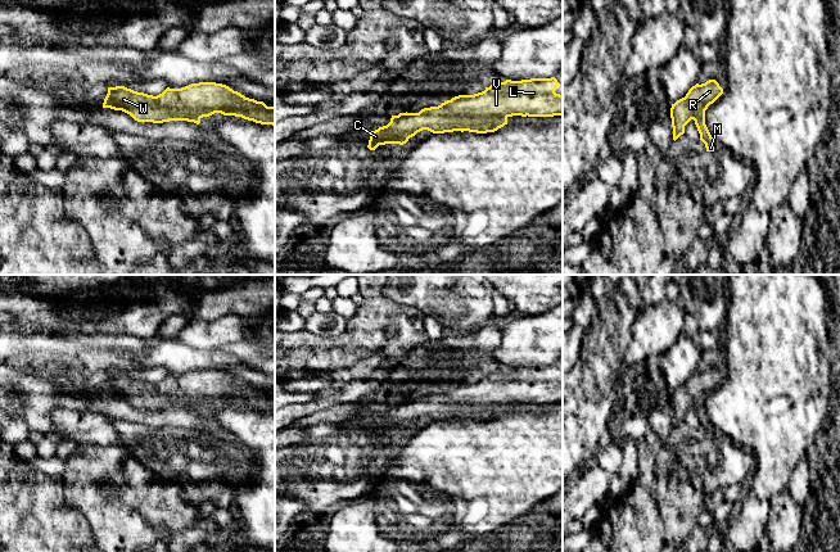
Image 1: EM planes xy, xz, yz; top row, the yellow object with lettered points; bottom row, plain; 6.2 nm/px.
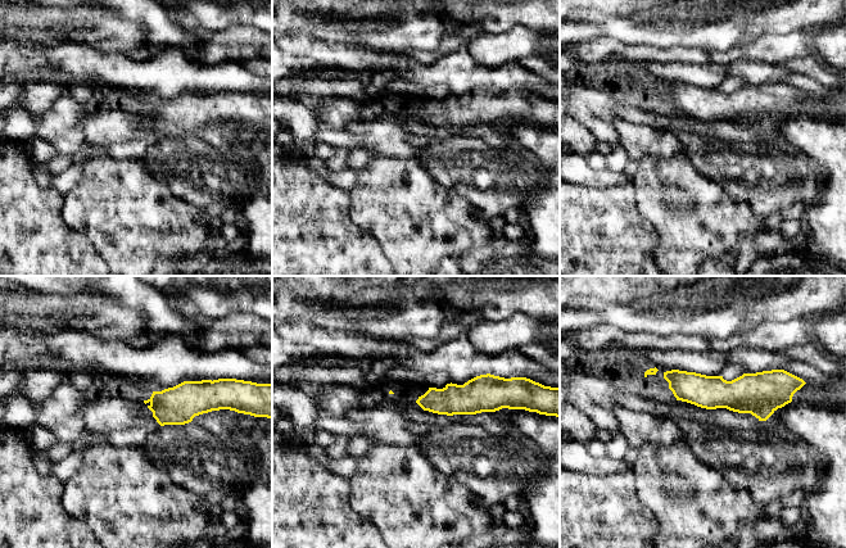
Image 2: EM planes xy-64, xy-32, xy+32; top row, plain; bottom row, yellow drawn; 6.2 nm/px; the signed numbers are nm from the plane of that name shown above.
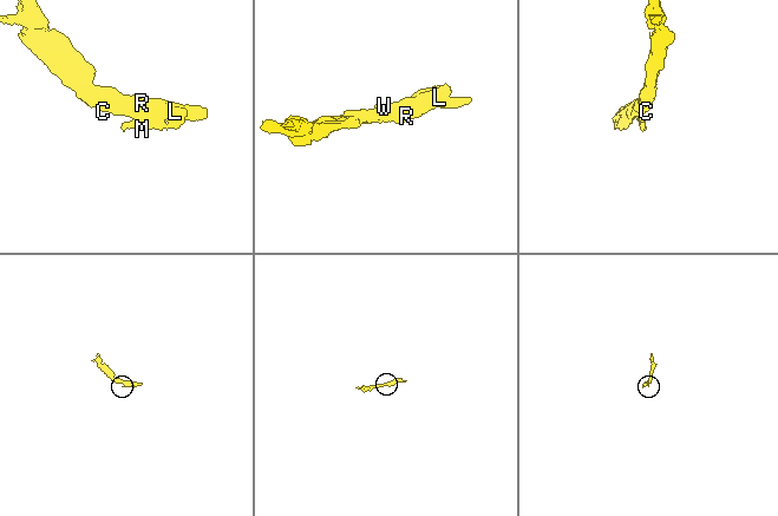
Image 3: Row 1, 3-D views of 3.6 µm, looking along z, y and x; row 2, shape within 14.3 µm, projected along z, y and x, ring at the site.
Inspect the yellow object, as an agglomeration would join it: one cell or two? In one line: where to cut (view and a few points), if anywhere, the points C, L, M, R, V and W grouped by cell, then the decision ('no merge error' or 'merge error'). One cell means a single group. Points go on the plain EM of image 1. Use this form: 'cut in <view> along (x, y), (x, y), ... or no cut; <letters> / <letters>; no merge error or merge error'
no cut; C L M R V W; no merge error

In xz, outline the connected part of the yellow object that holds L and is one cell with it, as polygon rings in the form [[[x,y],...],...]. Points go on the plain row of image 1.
[[[555,365],[506,367],[486,375],[482,380],[459,383],[419,401],[399,401],[392,403],[387,413],[370,420],[367,435],[375,438],[385,431],[403,433],[423,417],[433,421],[487,421],[507,412],[507,406],[512,403],[563,403],[563,383],[555,380],[557,374]]]

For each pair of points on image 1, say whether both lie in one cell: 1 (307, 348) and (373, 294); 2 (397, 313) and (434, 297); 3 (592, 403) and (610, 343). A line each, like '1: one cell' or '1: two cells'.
1: one cell
2: two cells
3: one cell

